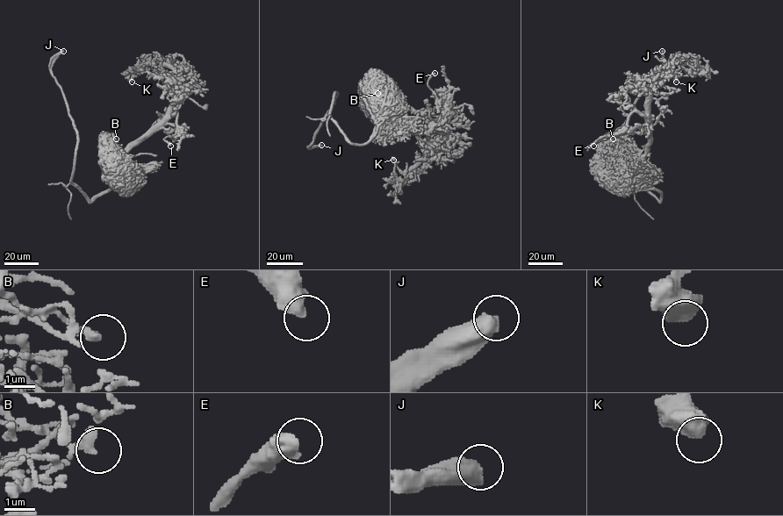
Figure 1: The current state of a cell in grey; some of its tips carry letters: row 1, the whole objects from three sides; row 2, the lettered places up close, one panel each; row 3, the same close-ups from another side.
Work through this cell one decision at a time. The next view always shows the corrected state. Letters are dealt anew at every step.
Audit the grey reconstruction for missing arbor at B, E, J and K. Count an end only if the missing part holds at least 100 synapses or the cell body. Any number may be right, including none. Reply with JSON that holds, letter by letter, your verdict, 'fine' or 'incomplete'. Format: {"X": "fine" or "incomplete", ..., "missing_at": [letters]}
{"B": "fine", "E": "fine", "J": "incomplete", "K": "fine", "missing_at": ["J"]}

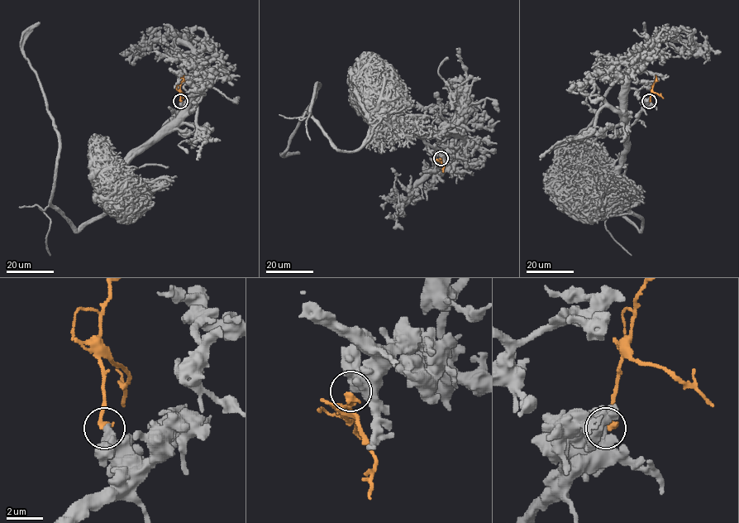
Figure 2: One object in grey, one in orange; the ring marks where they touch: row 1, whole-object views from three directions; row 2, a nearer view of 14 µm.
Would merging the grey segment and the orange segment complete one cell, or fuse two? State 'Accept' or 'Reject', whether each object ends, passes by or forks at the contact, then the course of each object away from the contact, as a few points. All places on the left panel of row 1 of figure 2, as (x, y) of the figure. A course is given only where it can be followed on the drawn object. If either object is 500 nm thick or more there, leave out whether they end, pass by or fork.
Reject. Course of grey: (180, 101), (183, 107), (117, 179), (109, 208), (76, 231), (50, 203), (59, 137), (22, 49), (40, 22). Course of orange: (180, 101), (180, 84), (183, 75)

